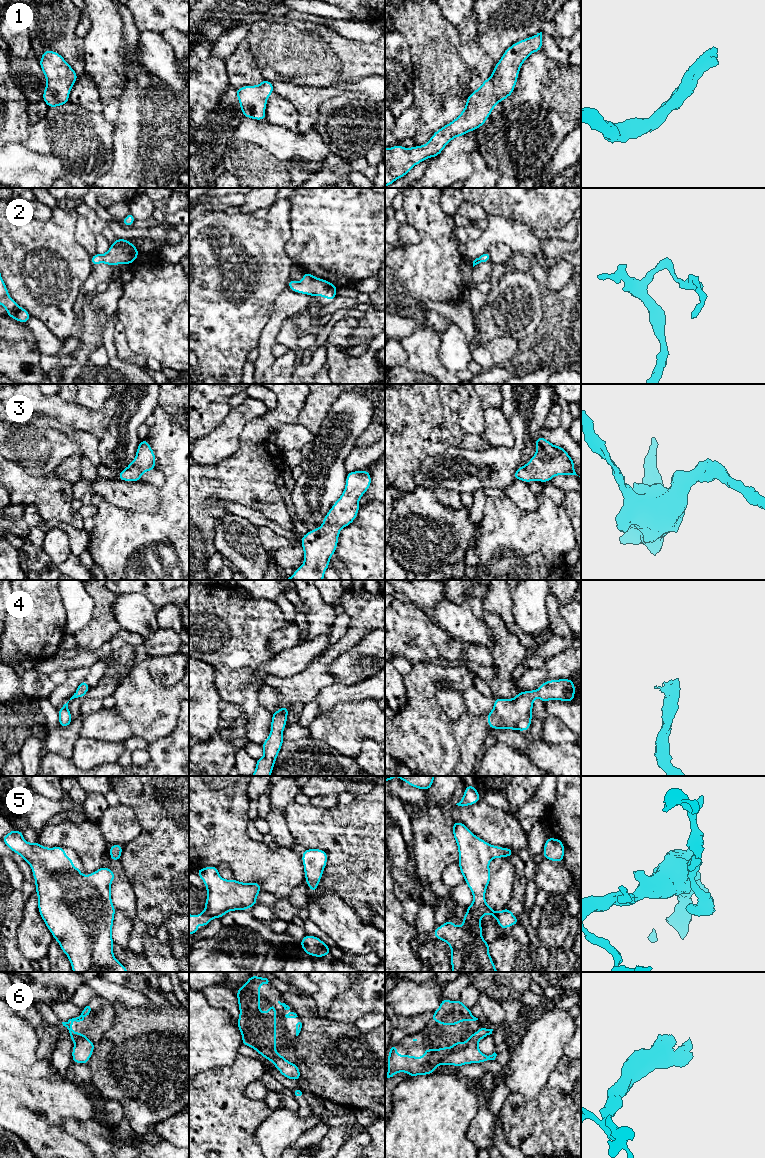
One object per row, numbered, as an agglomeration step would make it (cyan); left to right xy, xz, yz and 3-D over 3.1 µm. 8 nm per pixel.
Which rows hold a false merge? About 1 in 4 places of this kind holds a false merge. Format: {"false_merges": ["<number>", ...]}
{"false_merges": ["6"]}

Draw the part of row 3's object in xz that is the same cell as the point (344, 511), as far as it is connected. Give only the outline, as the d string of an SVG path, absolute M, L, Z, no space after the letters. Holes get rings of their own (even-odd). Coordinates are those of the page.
M368 470L348 472L345 489L340 498L333 504L323 519L323 524L302 536L304 563L294 574L285 580L323 580L324 573L330 565L330 557L335 554L338 537L342 528L350 525L357 517L359 499L371 486L371 475Z

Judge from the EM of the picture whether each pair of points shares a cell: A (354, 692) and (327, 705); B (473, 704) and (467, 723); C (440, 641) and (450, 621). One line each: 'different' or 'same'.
A: same
B: different
C: different

